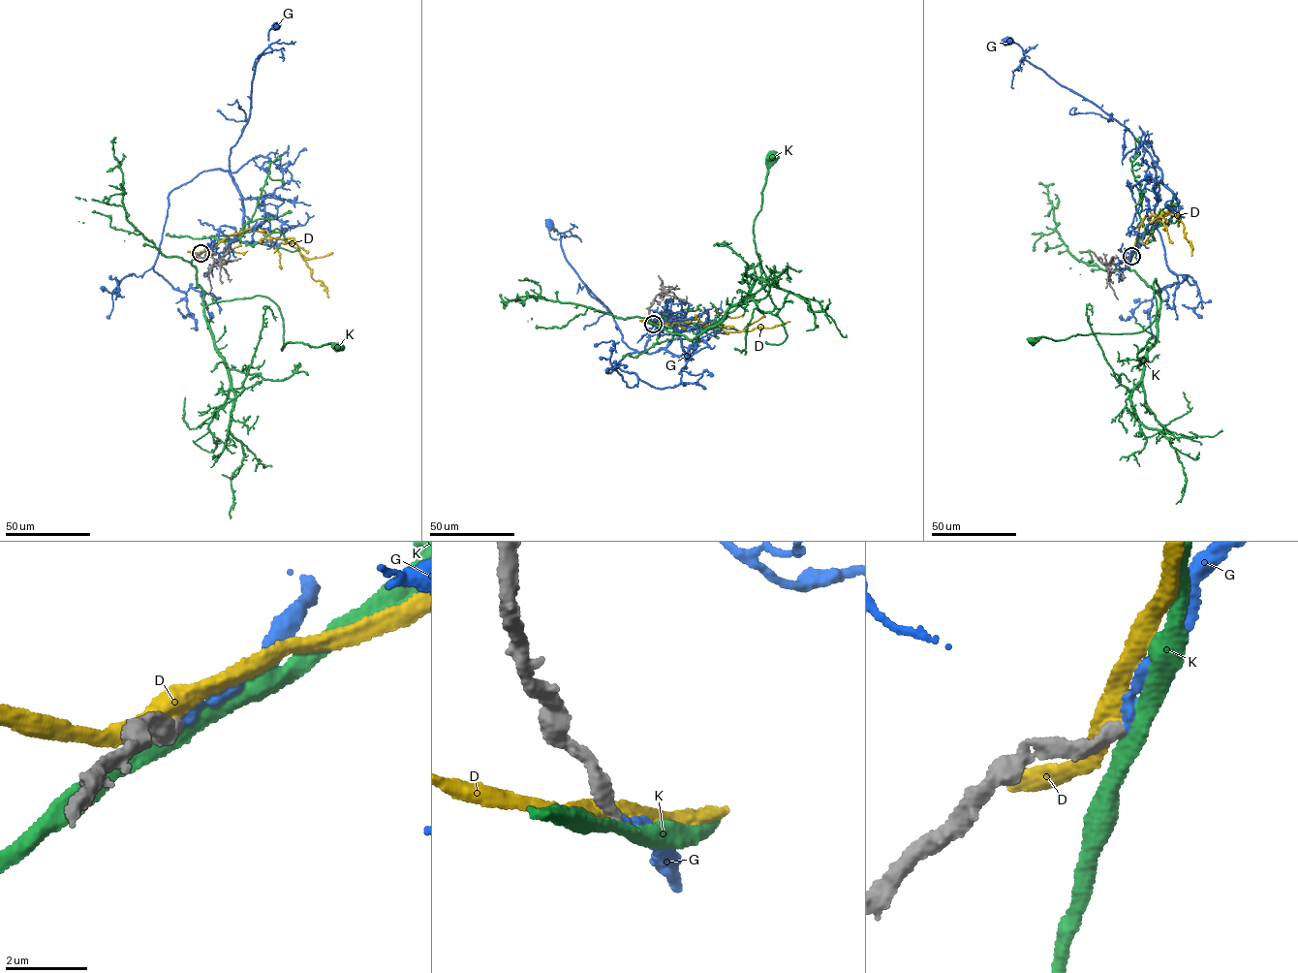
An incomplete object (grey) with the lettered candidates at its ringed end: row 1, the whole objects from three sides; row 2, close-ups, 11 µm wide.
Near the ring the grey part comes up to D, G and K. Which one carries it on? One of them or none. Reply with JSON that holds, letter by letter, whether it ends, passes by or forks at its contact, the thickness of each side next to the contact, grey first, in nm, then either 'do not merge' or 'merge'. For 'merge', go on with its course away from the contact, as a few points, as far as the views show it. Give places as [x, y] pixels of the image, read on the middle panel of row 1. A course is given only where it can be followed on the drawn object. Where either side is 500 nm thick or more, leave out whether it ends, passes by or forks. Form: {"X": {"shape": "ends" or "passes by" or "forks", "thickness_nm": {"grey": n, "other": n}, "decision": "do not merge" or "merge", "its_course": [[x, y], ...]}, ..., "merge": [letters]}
{"D": {"shape": "passes by", "thickness_nm": {"grey": 360, "other": 480}, "decision": "do not merge"}, "G": {"shape": "ends", "thickness_nm": {"grey": 320, "other": 280}, "decision": "merge", "its_course": [[653, 324], [676, 328], [685, 358], [628, 346], [548, 223]]}, "K": {"shape": "passes by", "thickness_nm": {"grey": 300, "other": 360}, "decision": "do not merge"}, "merge": ["G"]}

